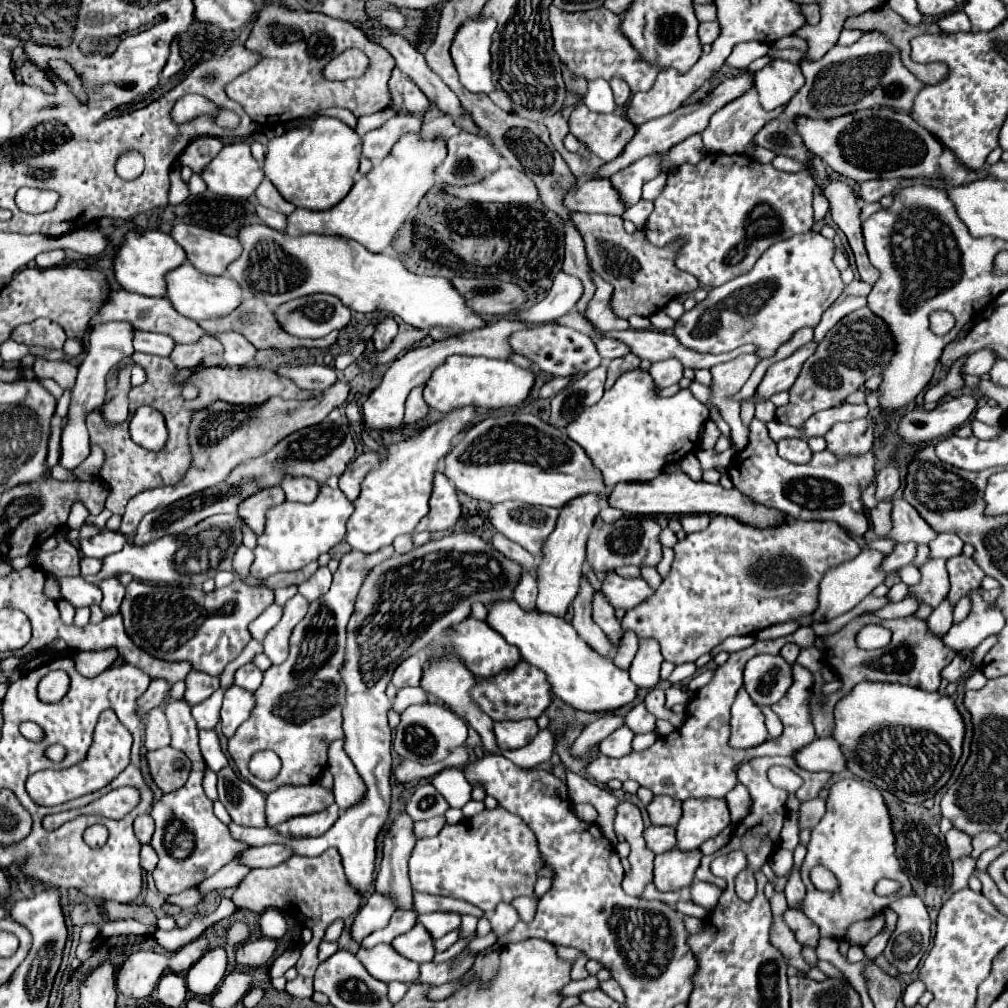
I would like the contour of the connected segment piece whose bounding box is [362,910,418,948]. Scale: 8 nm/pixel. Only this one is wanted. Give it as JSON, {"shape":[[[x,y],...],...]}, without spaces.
{"shape":[[[396,910],[392,914],[392,920],[388,922],[388,926],[372,932],[370,936],[366,936],[362,940],[362,946],[370,948],[370,946],[376,946],[380,942],[392,942],[396,936],[408,932],[416,924],[416,918],[418,918],[418,914],[414,910]]]}

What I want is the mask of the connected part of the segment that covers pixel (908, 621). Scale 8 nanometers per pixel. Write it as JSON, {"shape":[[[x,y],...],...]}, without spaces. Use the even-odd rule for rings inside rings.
{"shape":[[[872,610],[856,616],[852,622],[848,622],[842,630],[824,636],[824,656],[826,656],[826,664],[838,674],[842,688],[824,696],[824,700],[820,702],[816,696],[810,698],[810,714],[812,714],[812,724],[814,730],[818,734],[818,738],[824,736],[832,736],[832,710],[836,700],[840,700],[842,696],[846,696],[852,686],[856,686],[862,680],[874,680],[874,682],[900,682],[900,684],[908,684],[908,686],[916,686],[922,688],[926,692],[936,692],[940,686],[940,670],[950,664],[956,658],[958,652],[954,652],[952,648],[948,648],[942,640],[942,636],[936,636],[928,630],[926,620],[910,614],[904,618],[894,618],[894,620],[882,620],[878,618]],[[864,624],[882,624],[886,628],[892,630],[892,640],[888,646],[884,646],[882,650],[876,652],[868,652],[856,646],[854,642],[854,634],[858,632],[860,626]]]}

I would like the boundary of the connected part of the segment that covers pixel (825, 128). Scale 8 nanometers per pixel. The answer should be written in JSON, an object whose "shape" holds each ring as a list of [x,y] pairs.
{"shape":[[[866,108],[832,120],[812,120],[800,116],[794,120],[794,126],[804,140],[804,146],[814,156],[818,156],[834,172],[852,178],[856,182],[882,180],[882,178],[944,178],[948,186],[958,186],[986,176],[984,172],[972,172],[962,164],[958,164],[954,154],[948,148],[944,148],[944,144],[940,144],[926,128],[922,128],[916,120],[912,120],[908,112],[896,112],[890,108]]]}

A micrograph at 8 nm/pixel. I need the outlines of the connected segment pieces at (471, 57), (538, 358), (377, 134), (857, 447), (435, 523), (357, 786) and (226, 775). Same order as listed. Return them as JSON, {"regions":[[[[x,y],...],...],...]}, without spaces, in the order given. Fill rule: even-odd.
{"regions":[[[[472,16],[456,30],[452,40],[452,60],[460,74],[460,82],[470,92],[492,92],[492,72],[490,72],[490,44],[496,32],[496,20]]],[[[556,322],[518,330],[508,338],[508,344],[516,354],[528,358],[534,366],[538,366],[542,372],[550,376],[564,376],[564,378],[580,376],[584,372],[594,370],[602,362],[600,354],[596,352],[594,340],[590,336],[584,336],[582,332],[576,332],[574,328],[568,328],[568,326],[560,326]]],[[[398,112],[394,118],[390,118],[386,124],[382,124],[376,130],[370,130],[362,136],[362,154],[370,160],[380,160],[384,158],[394,142],[404,134],[404,132],[414,132],[420,130],[422,120],[420,116],[412,116],[410,112]]],[[[852,420],[834,424],[826,432],[828,450],[838,456],[858,456],[872,448],[874,444],[874,426],[870,420]]],[[[442,472],[434,474],[434,492],[430,498],[430,512],[420,520],[416,532],[440,532],[450,530],[462,518],[462,504],[458,500],[456,488],[448,484]]],[[[342,740],[330,744],[328,770],[334,776],[334,798],[340,810],[352,808],[352,804],[358,804],[358,800],[364,798],[364,780],[360,780],[360,774],[344,752]]],[[[230,766],[218,772],[218,796],[236,824],[266,828],[264,794],[250,782],[236,778]]]]}

